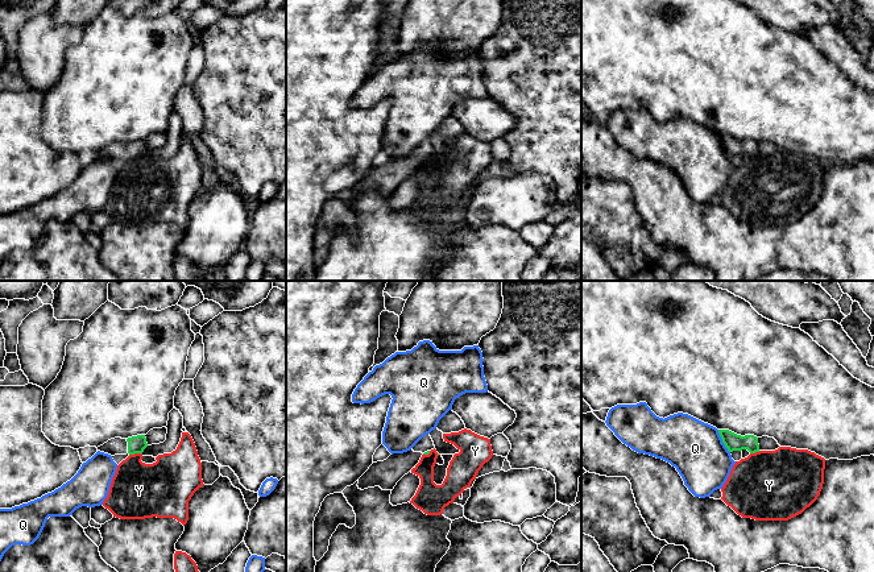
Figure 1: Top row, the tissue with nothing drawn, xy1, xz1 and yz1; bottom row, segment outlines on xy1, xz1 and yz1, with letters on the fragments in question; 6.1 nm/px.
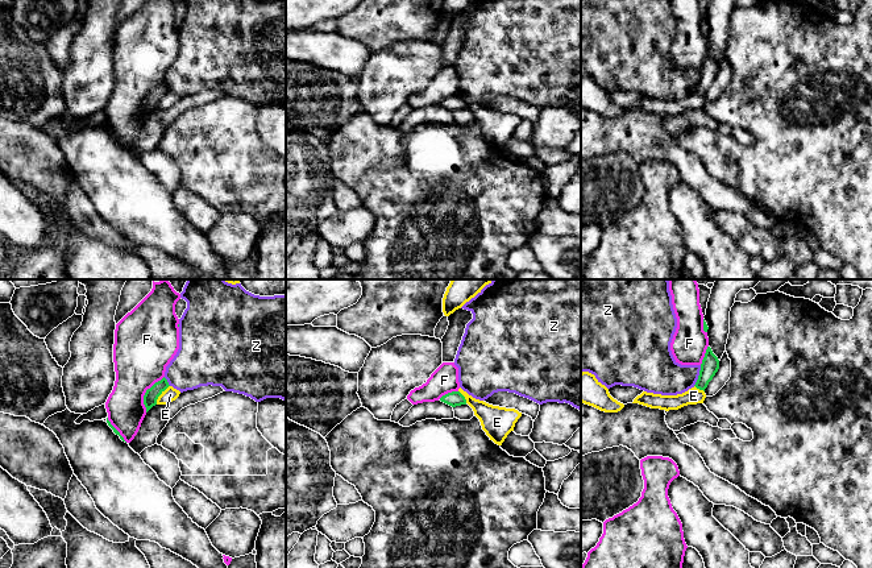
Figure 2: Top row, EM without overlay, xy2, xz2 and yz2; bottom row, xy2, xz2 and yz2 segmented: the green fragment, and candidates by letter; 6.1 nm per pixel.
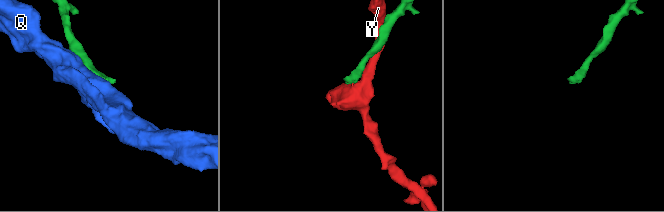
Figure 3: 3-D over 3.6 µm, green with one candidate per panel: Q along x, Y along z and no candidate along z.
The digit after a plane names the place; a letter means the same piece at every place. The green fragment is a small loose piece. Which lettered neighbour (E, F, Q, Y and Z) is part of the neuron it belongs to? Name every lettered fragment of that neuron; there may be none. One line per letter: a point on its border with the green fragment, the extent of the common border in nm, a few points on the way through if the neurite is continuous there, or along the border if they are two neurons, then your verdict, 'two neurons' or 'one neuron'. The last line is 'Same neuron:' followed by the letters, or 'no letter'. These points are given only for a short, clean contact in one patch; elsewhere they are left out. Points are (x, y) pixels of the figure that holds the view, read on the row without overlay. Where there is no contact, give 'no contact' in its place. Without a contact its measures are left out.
E: xy2 (161, 98) | 150 nm | along xy2 (169, 90), (156, 108) | two neurons
F: xy2 (145, 98) | 260 nm | two neurons
Q: yz1 (723, 146) | 160 nm | two neurons
Y: xy1 (135, 157) | 80 nm | two neurons
Z: yz2 (698, 81) | 140 nm | along yz2 (701, 70), (698, 83), (693, 90) | two neurons
Same neuron: no letter

